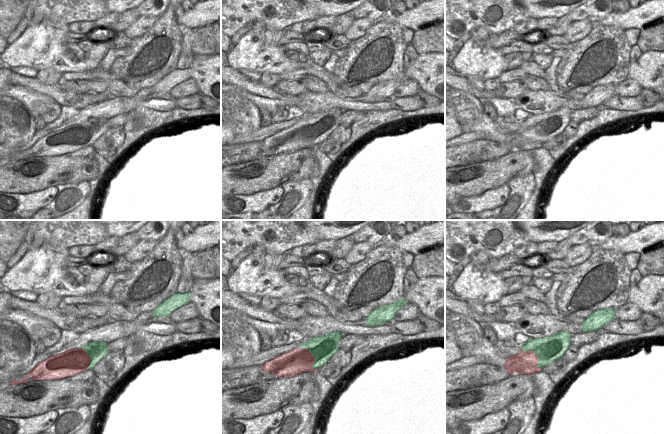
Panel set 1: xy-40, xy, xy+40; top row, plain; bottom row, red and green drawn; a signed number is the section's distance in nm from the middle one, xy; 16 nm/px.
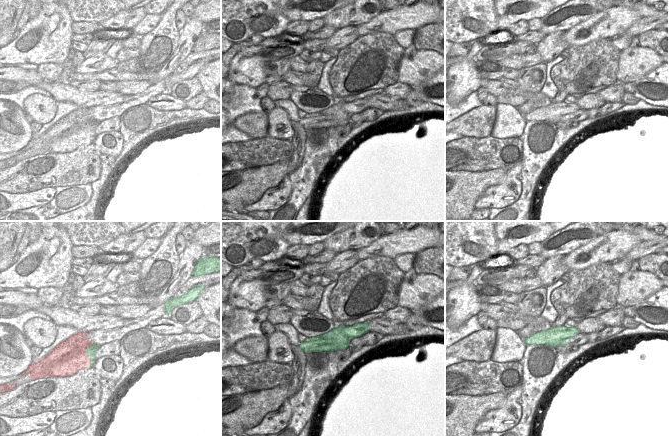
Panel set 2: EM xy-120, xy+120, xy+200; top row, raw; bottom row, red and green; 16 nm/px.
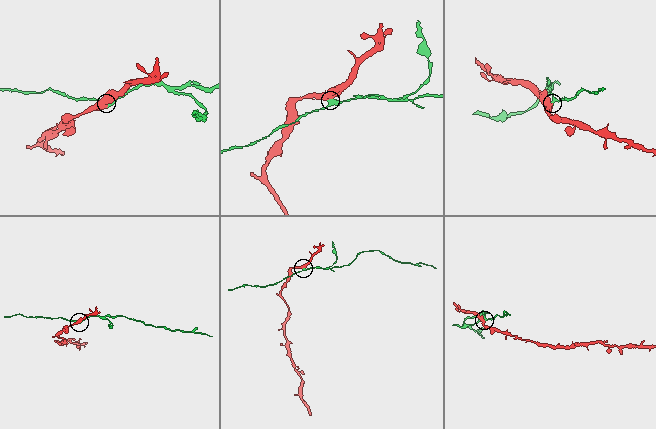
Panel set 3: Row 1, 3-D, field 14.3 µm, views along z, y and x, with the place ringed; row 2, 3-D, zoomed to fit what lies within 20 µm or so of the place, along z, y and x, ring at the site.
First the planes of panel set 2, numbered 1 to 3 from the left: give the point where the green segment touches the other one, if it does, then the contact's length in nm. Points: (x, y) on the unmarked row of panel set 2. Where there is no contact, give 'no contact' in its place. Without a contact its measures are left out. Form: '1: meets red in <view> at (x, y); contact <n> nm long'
1: meets red in xy-120 at (87, 131); contact 400 nm long
2: no contact
3: no contact

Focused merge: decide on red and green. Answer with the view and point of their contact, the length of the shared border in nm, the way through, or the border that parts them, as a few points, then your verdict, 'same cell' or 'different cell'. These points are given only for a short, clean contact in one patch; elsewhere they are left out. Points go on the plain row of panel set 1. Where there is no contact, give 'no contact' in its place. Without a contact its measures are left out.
xy+40 (536, 131) | 500 nm | different cell

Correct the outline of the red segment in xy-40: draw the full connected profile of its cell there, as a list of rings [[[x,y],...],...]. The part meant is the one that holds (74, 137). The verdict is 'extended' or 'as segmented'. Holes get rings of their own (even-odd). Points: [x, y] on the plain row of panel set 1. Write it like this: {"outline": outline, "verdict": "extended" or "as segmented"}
{"outline": [[[70,125],[63,129],[49,133],[40,138],[27,152],[22,153],[20,157],[16,154],[12,161],[18,161],[29,158],[29,152],[34,156],[58,156],[77,151],[88,147],[91,133],[85,128],[85,125]]], "verdict": "as segmented"}

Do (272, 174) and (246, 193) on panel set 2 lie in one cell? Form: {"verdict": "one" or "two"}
{"verdict": "one"}

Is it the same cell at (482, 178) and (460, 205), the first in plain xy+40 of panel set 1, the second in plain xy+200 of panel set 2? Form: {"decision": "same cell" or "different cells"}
{"decision": "same cell"}

